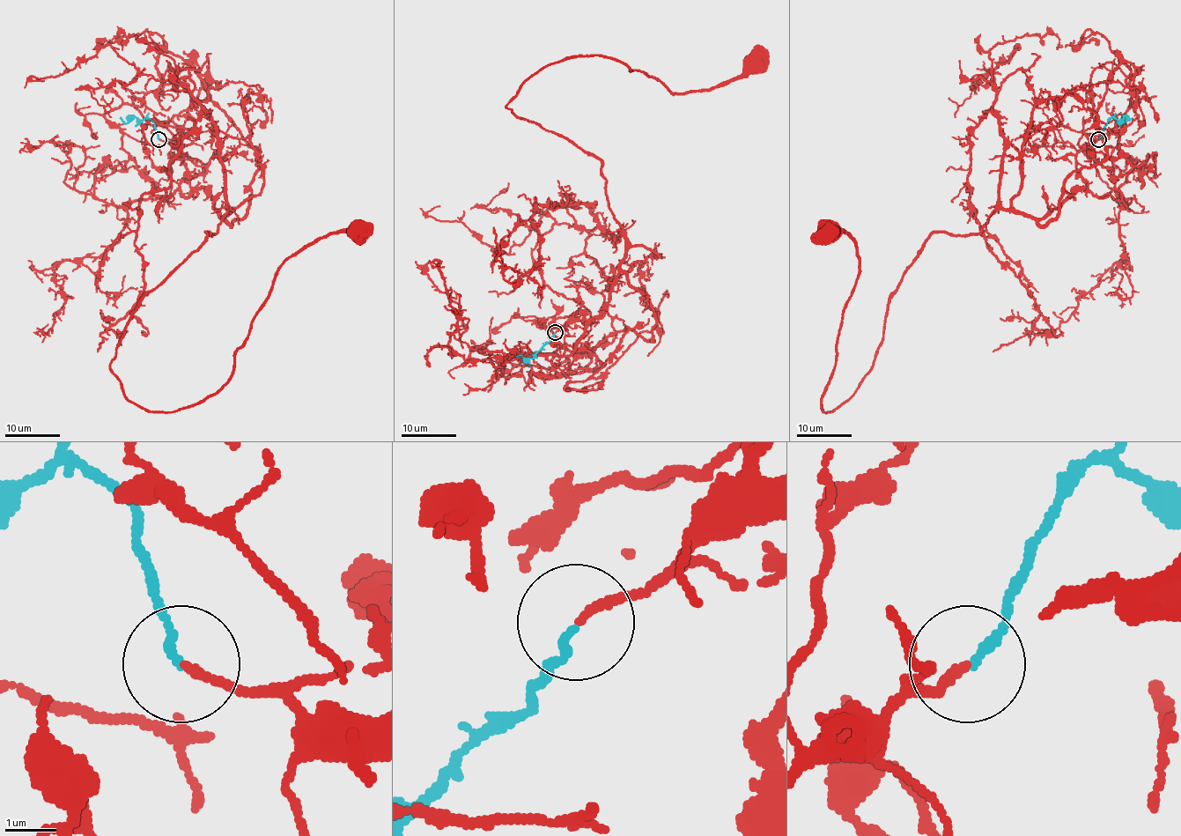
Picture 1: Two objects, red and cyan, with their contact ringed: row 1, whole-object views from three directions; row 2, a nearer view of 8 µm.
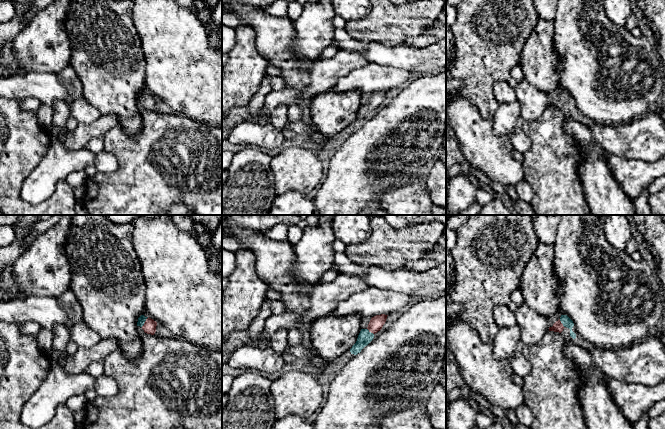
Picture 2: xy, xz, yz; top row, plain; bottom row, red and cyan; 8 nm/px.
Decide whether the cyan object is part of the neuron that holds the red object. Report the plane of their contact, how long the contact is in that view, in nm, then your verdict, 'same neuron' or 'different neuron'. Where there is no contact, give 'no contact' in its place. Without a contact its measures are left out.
meets red in xy; contact 100 nm long; same neuron

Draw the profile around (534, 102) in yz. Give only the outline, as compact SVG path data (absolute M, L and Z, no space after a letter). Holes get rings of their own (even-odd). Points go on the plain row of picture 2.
M522 79L514 88L517 101L521 105L520 116L525 121L538 120L549 107L548 95Z

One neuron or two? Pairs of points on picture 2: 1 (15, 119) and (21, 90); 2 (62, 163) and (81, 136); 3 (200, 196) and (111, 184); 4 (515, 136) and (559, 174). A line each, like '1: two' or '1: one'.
1: two
2: two
3: one
4: two

